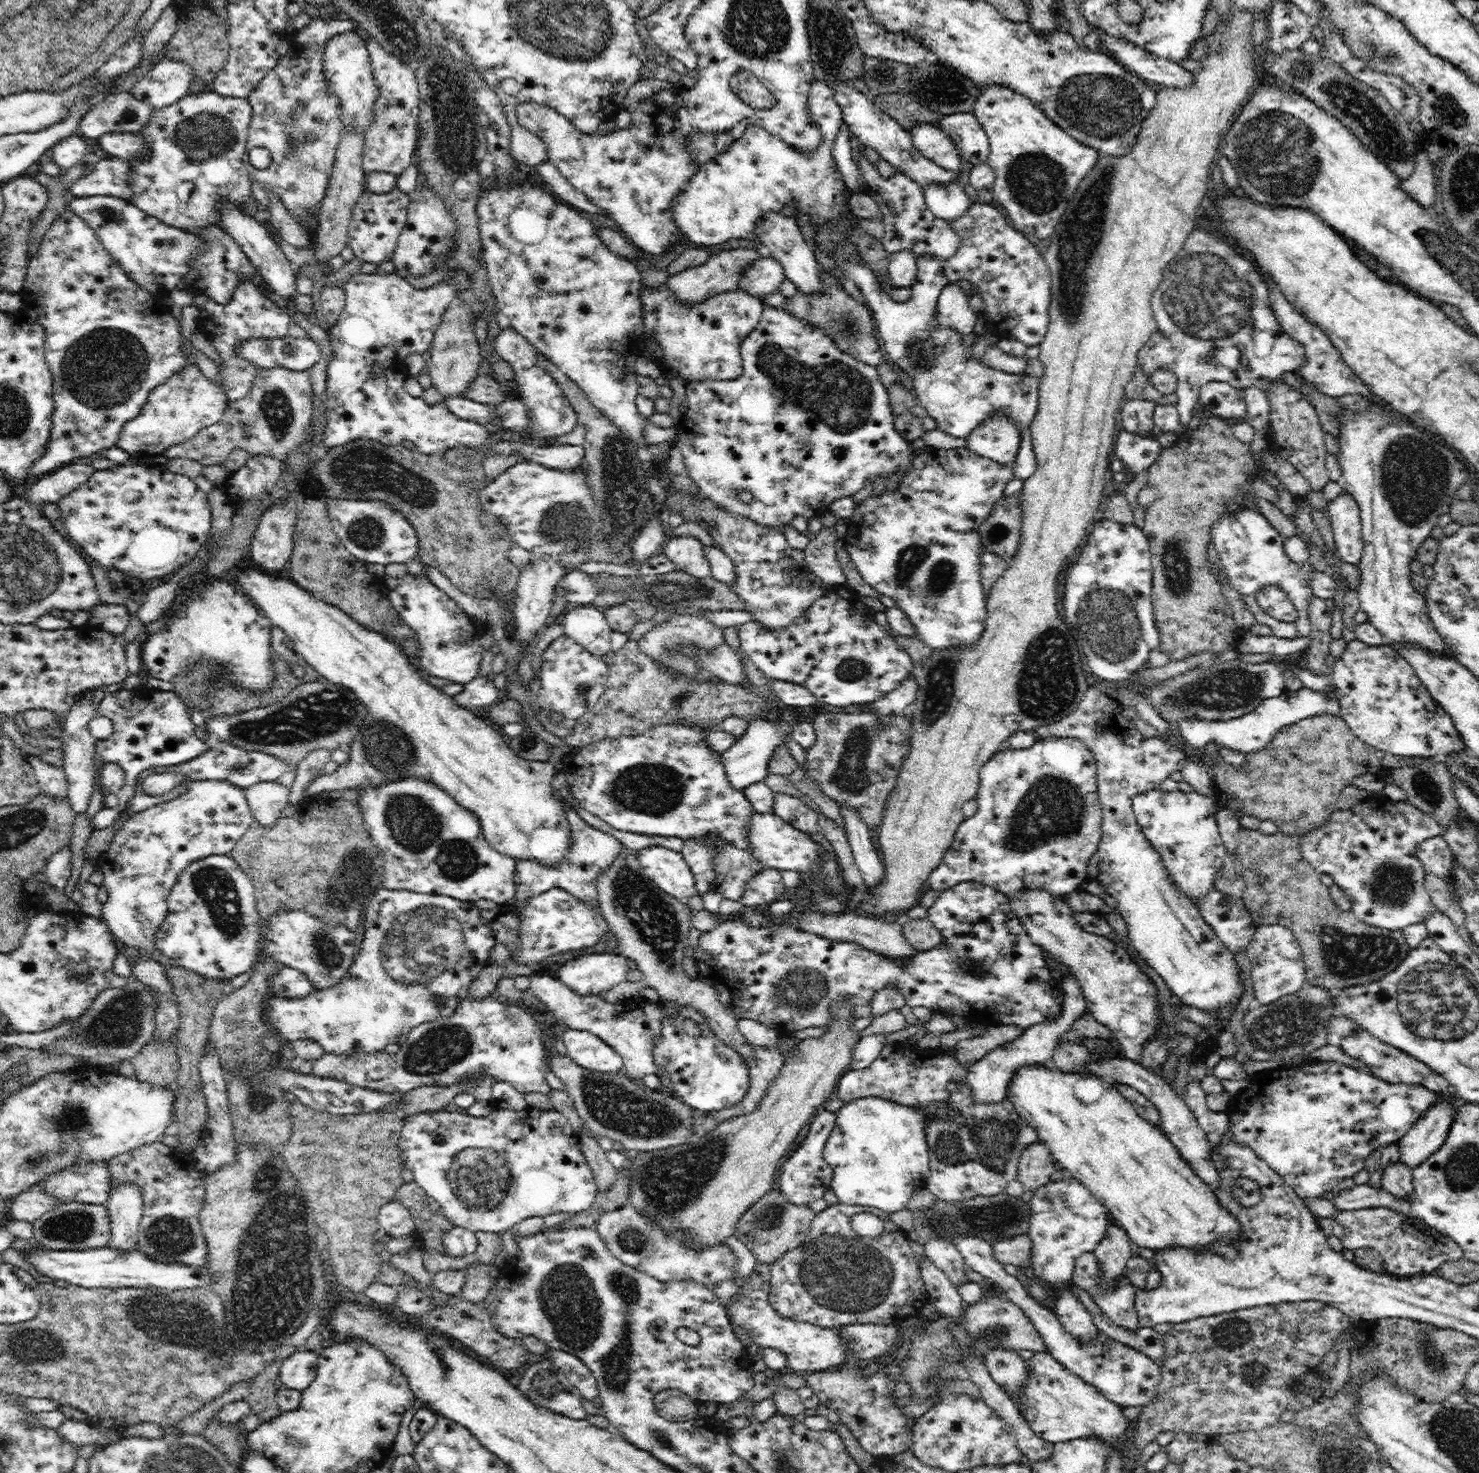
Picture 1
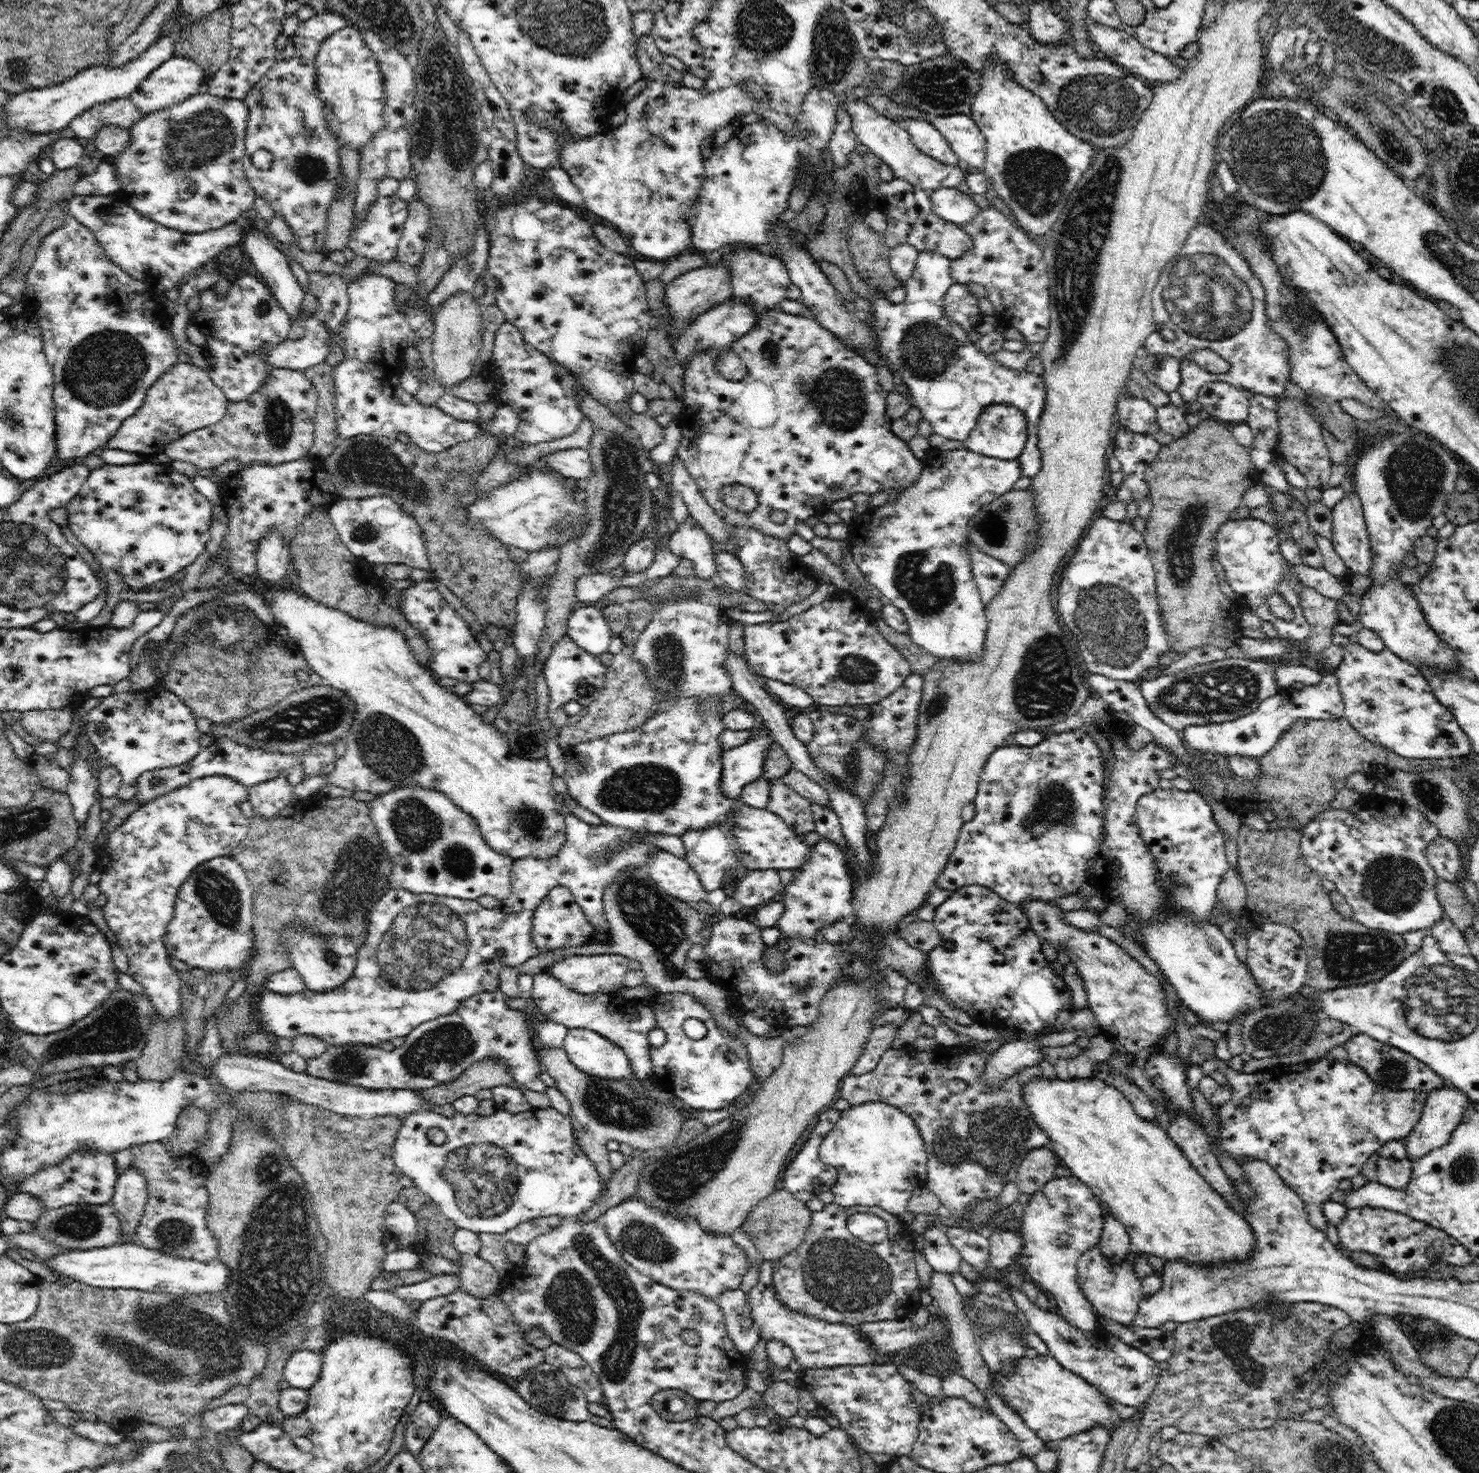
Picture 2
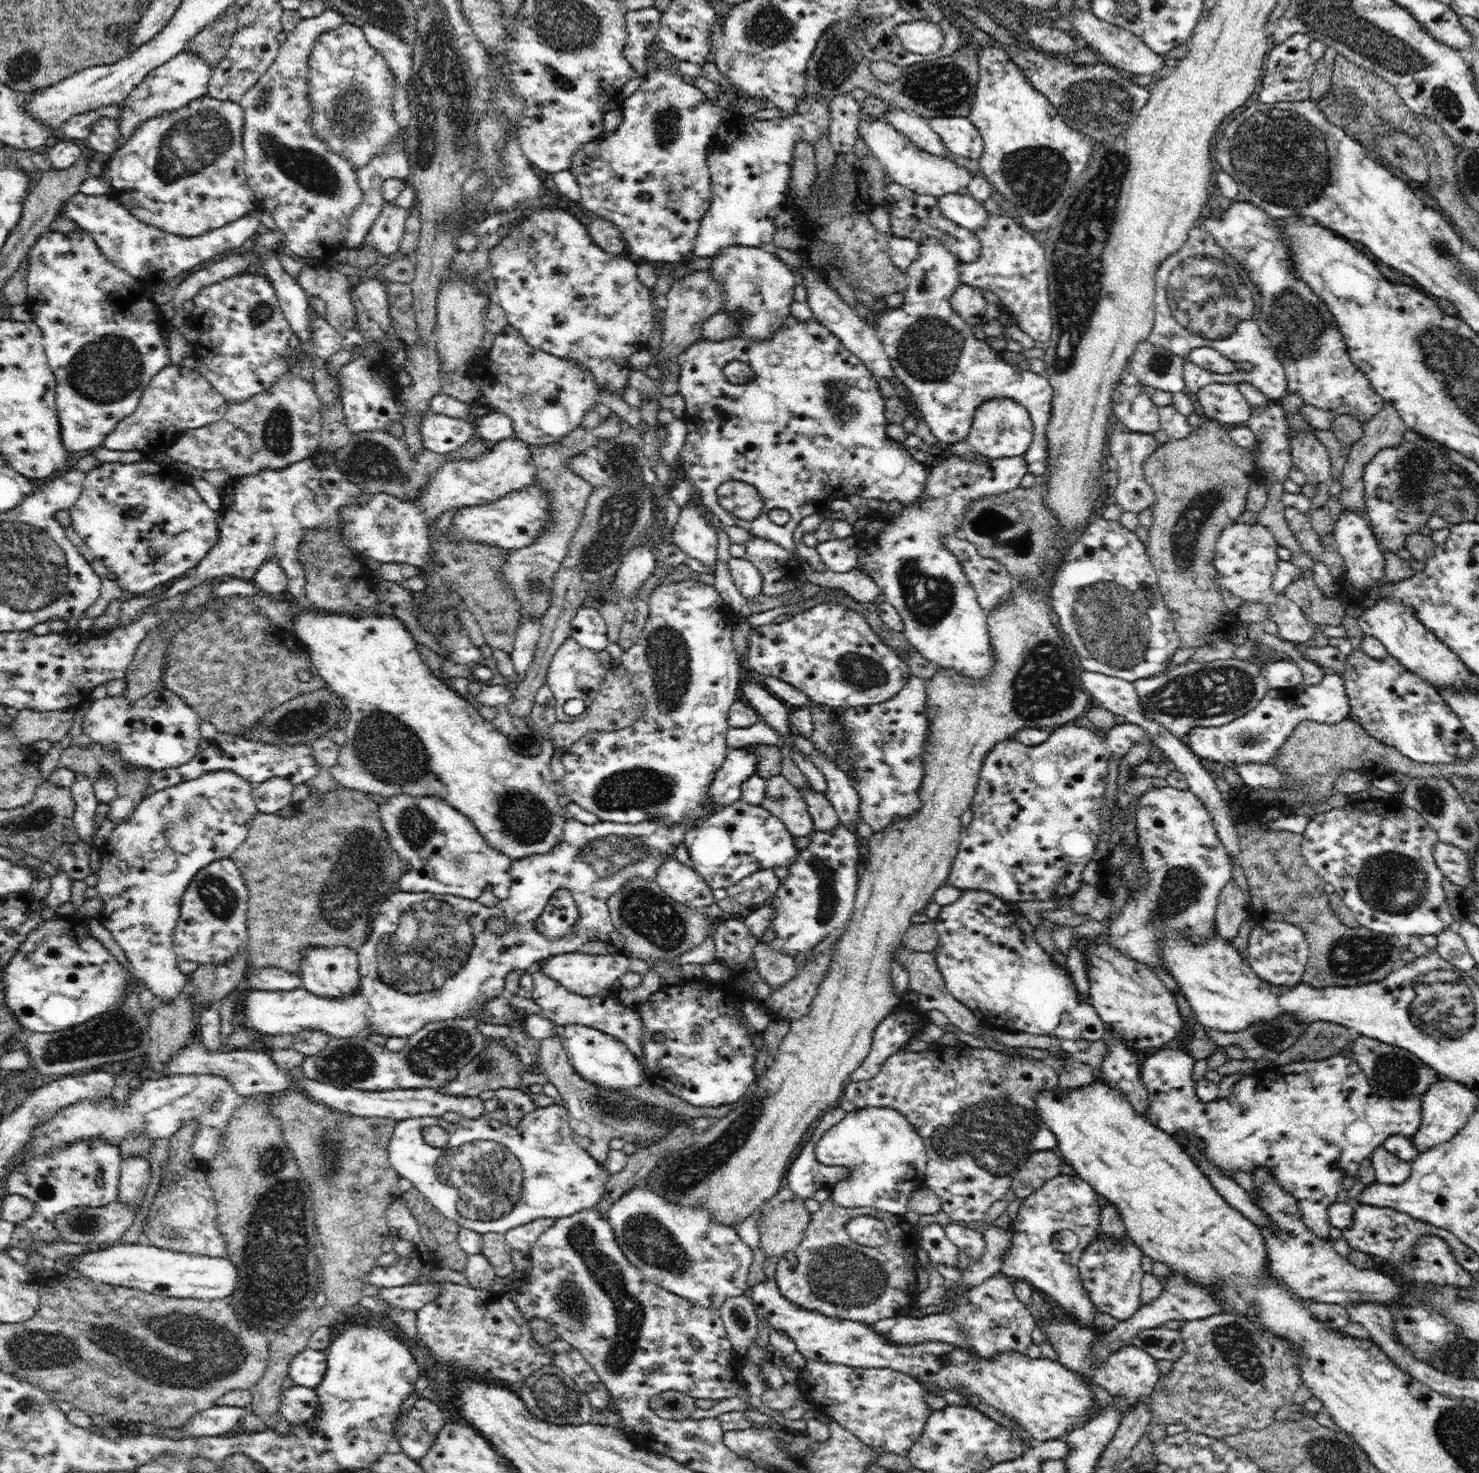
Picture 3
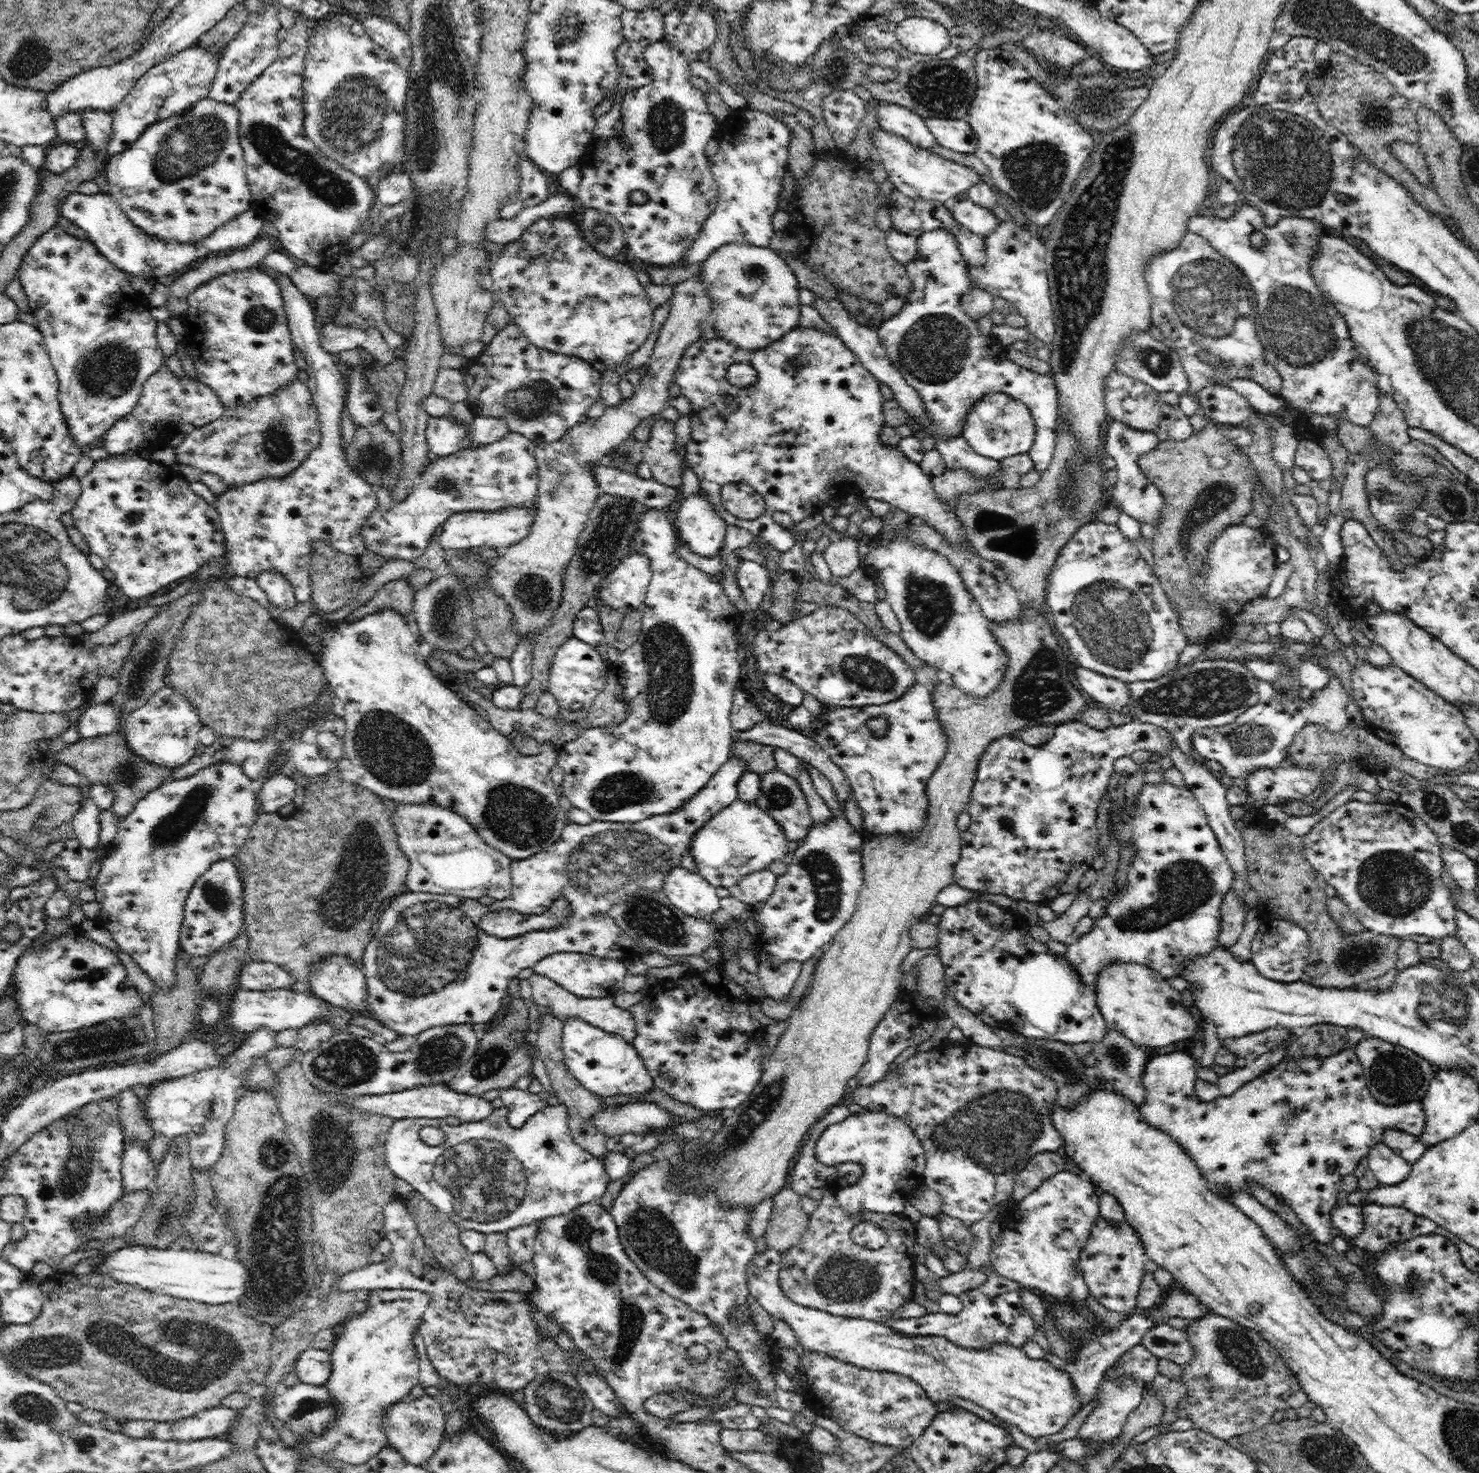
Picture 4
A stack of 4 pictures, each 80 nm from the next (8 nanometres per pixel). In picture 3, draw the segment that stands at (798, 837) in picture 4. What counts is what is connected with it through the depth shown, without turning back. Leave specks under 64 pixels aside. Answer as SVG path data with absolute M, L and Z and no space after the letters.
M782 774L767 781L765 794L761 807L782 820L792 836L810 836L814 832L814 821L803 793Z

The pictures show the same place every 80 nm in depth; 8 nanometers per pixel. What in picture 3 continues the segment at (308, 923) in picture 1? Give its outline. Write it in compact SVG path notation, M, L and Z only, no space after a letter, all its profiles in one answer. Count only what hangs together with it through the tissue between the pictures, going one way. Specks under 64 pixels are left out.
M347 946L332 948L302 948L300 950L300 974L304 988L322 998L348 998L360 986L358 973L359 960L357 952Z

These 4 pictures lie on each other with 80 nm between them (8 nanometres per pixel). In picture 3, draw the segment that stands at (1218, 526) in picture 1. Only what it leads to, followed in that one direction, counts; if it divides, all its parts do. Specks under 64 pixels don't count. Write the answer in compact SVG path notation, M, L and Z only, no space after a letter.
M1260 523L1230 524L1222 530L1215 546L1213 563L1217 570L1217 585L1220 592L1229 590L1244 601L1263 606L1268 611L1268 620L1276 622L1278 635L1282 639L1295 644L1305 644L1314 635L1314 628L1305 617L1304 611L1289 597L1286 597L1285 593L1275 593L1272 588L1280 560L1277 553L1278 546L1274 535Z

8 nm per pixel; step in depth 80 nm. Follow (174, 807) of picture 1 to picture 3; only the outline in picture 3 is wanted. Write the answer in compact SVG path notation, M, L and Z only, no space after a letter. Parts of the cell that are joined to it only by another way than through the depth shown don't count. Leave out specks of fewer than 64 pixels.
M218 770L153 792L136 806L131 818L113 828L110 840L104 845L106 857L101 858L98 884L95 886L97 896L103 900L98 918L124 949L129 960L129 976L142 980L155 995L155 1002L171 1003L188 985L188 976L178 969L178 956L172 948L182 896L202 868L213 860L230 857L246 840L250 822L259 812L252 790L250 784L236 772Z

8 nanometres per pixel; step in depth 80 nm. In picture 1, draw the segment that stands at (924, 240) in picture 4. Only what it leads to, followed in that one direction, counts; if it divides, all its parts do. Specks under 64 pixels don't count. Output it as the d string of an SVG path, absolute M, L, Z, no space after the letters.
M856 221L850 224L850 230L846 232L846 242L842 242L844 246L828 253L828 256L836 261L850 286L860 289L866 298L865 303L873 313L877 336L884 342L882 349L885 360L912 378L912 390L918 405L927 410L938 430L950 436L966 439L989 416L1006 413L1020 429L1020 448L1014 464L1014 476L1025 481L1036 472L1030 424L1038 410L1040 377L1027 373L1010 374L988 367L968 353L968 347L962 343L962 335L952 328L941 328L938 325L938 298L950 284L944 275L941 258L930 254L917 257L917 274L914 284L910 286L910 299L906 303L894 301L890 294L882 290L872 268L849 242L849 234L854 227Z

